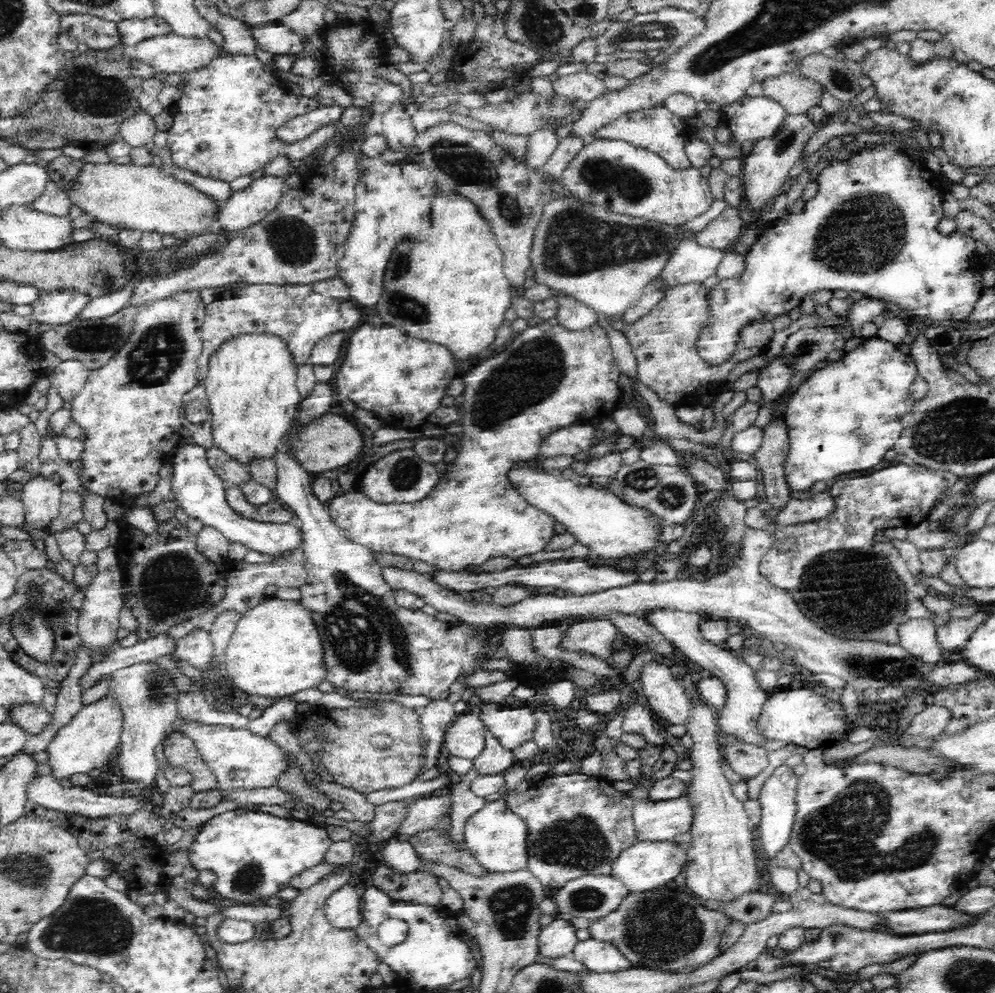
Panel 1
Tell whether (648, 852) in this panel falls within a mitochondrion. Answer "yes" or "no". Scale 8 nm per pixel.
no

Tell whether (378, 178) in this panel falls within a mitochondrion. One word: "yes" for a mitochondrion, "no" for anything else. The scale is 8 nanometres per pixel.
no

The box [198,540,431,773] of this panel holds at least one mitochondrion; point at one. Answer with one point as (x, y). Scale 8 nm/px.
(362, 628)

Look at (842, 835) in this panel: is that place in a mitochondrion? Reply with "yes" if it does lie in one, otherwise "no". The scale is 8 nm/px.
yes

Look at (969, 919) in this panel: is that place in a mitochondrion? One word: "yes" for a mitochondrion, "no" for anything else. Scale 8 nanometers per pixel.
no

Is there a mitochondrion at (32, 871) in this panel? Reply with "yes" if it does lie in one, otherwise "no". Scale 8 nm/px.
yes

